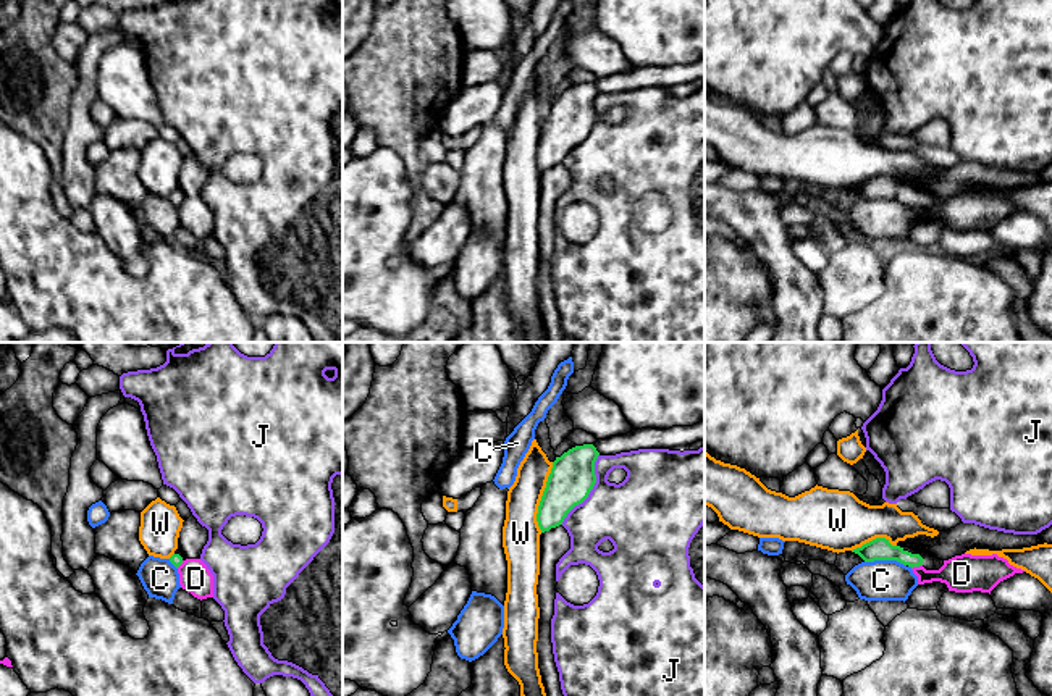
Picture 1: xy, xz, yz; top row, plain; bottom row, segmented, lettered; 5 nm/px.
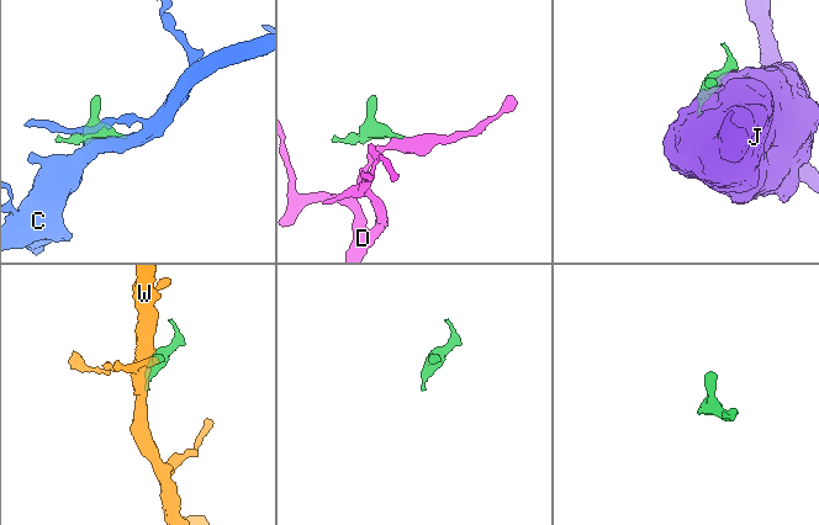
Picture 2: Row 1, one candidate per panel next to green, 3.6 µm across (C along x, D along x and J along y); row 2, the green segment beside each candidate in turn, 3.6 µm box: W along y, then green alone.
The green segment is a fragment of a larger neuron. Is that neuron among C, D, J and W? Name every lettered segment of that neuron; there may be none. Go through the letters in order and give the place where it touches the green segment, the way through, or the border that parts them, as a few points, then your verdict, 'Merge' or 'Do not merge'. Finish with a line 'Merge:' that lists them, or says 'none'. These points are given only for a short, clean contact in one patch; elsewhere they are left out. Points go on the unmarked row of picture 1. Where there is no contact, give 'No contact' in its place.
C: Touches green at yz (886, 197). Do not merge
D: Touches green at yz (917, 204). Boundary: yz (921, 202), (912, 207). Do not merge
J: Touches green at xz (592, 126). Do not merge
W: Touches green at xz (542, 136). Do not merge
Merge: none

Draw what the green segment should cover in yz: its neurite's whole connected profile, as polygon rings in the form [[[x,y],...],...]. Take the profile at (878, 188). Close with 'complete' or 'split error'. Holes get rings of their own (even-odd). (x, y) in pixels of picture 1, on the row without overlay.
[[[876,176],[852,191],[858,192],[865,200],[897,199],[911,207],[923,203],[926,208],[939,208],[944,203],[944,199],[934,195],[932,192],[892,184],[886,176]]] | split error

